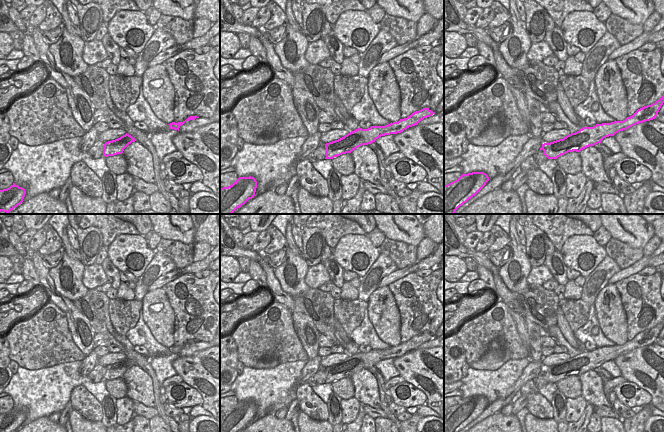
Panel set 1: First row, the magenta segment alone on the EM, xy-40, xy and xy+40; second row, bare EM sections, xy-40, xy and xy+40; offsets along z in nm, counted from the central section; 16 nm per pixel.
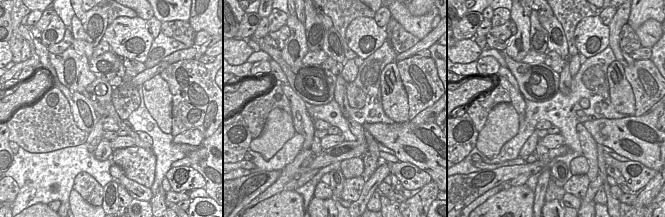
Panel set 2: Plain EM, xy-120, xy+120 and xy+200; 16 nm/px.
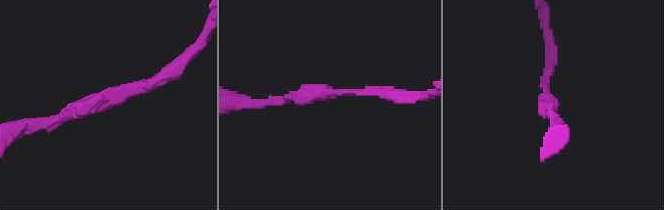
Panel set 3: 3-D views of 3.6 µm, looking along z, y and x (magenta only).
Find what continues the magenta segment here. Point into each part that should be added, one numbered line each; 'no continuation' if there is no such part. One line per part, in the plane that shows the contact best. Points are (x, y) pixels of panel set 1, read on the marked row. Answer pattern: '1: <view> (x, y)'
no continuation

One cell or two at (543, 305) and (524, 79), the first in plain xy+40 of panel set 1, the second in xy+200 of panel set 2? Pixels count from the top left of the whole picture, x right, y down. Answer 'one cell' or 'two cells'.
one cell

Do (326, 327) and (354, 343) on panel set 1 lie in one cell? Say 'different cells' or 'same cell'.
different cells

